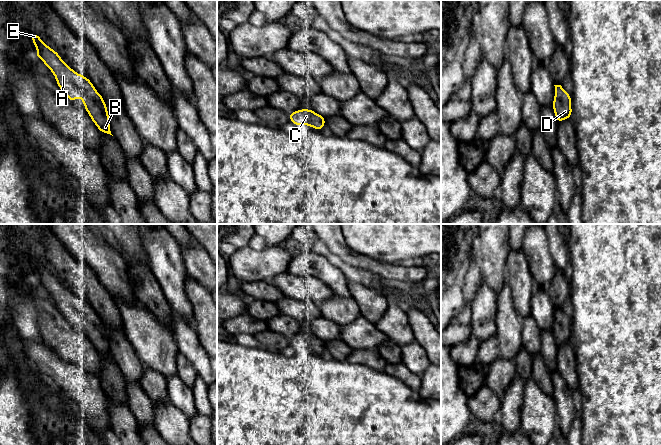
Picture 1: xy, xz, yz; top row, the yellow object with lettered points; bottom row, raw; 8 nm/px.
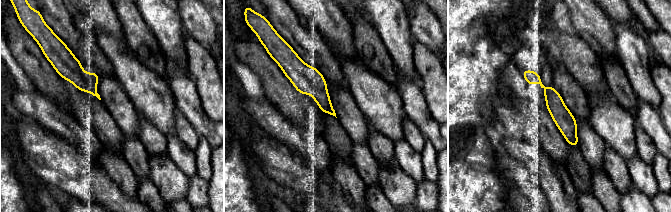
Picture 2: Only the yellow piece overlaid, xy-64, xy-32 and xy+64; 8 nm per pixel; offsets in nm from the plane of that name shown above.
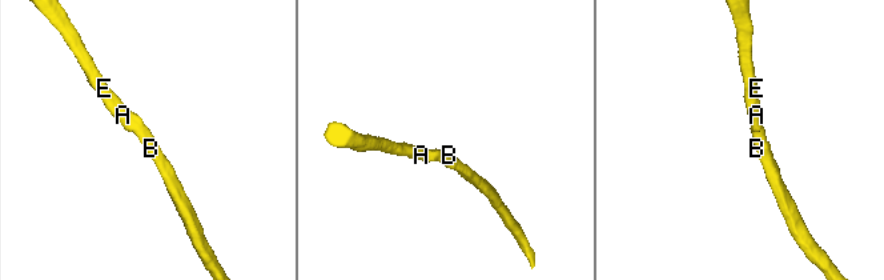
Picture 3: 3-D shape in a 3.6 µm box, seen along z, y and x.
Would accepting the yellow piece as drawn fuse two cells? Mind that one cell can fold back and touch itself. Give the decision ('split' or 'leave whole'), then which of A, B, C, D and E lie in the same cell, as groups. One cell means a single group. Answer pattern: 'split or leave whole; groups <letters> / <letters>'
leave whole; groups A B C D E

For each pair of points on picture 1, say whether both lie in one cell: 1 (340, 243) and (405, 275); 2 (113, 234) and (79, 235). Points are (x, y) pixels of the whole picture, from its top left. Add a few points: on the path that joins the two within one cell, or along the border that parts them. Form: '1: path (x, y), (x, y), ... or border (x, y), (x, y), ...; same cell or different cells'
1: path (355, 259), (388, 270); same cell
2: border (106, 239), (122, 256); different cells

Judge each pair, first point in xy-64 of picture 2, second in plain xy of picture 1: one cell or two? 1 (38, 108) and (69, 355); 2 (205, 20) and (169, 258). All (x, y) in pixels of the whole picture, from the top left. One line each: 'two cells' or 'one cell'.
1: two cells
2: two cells

